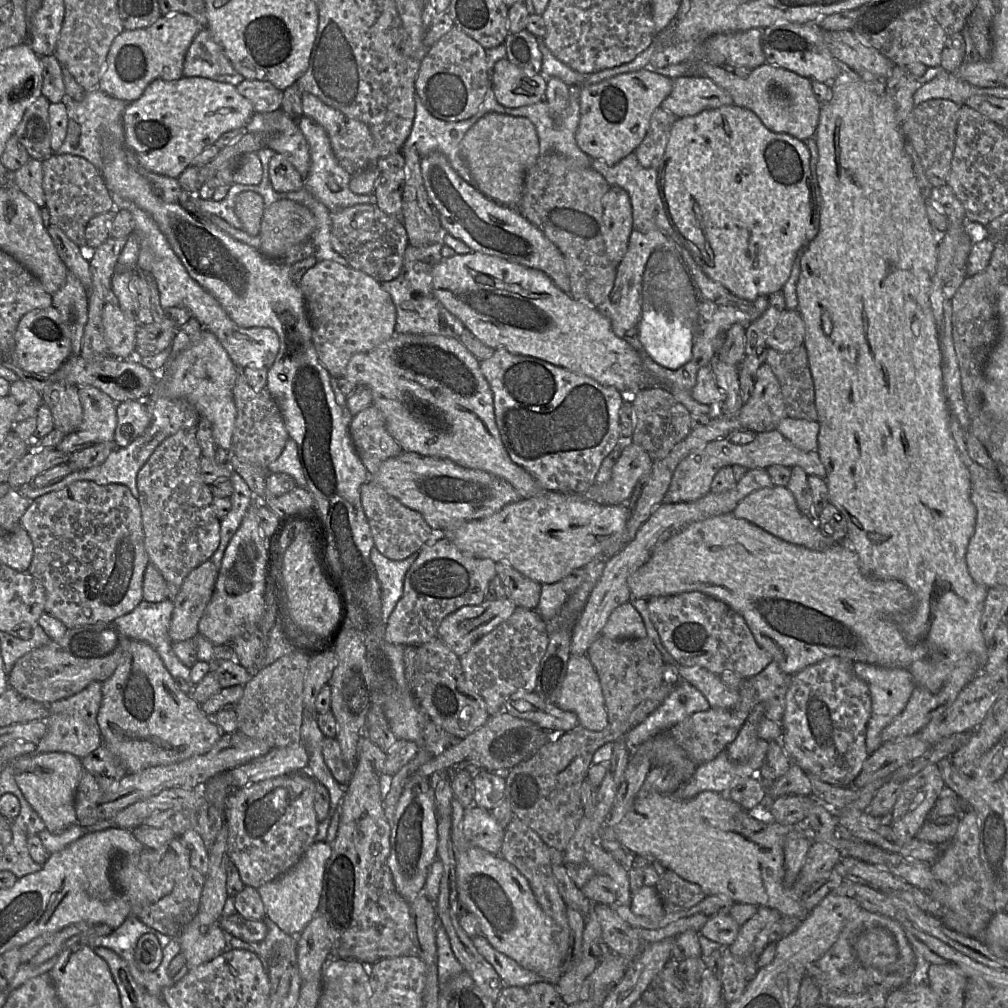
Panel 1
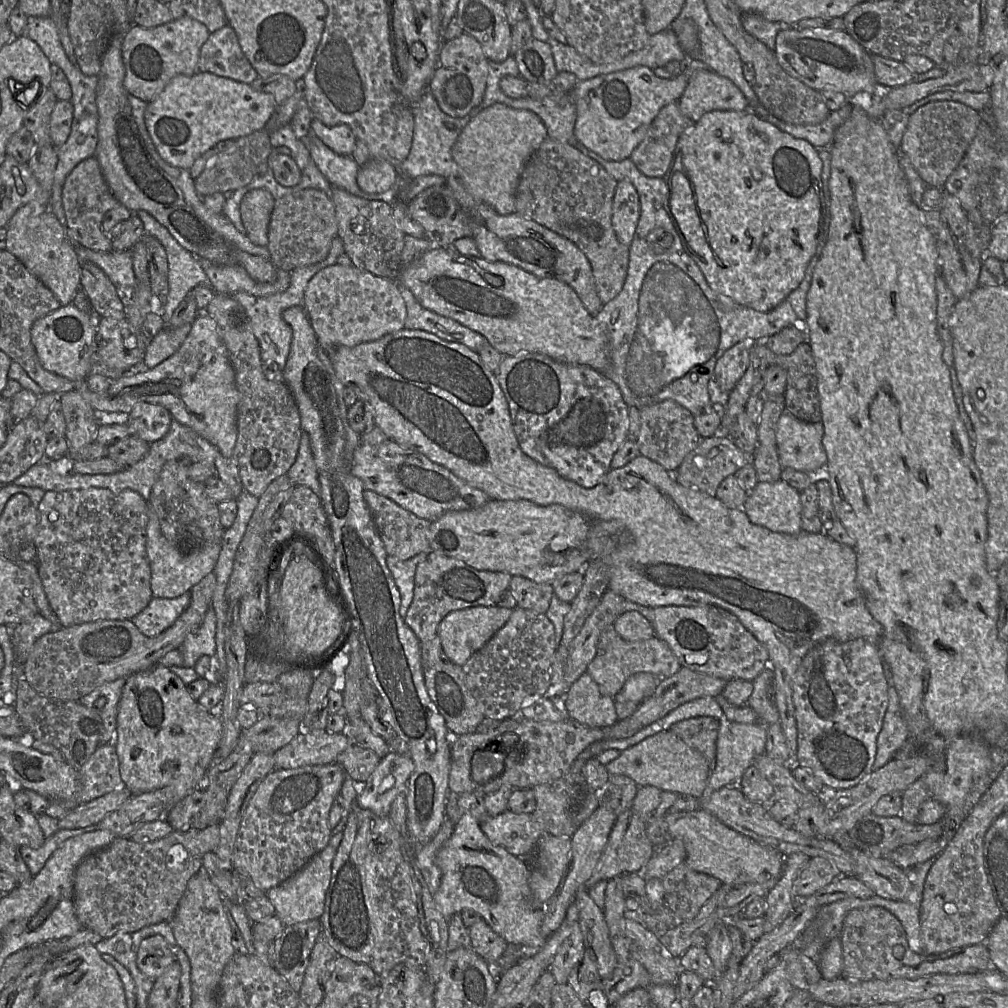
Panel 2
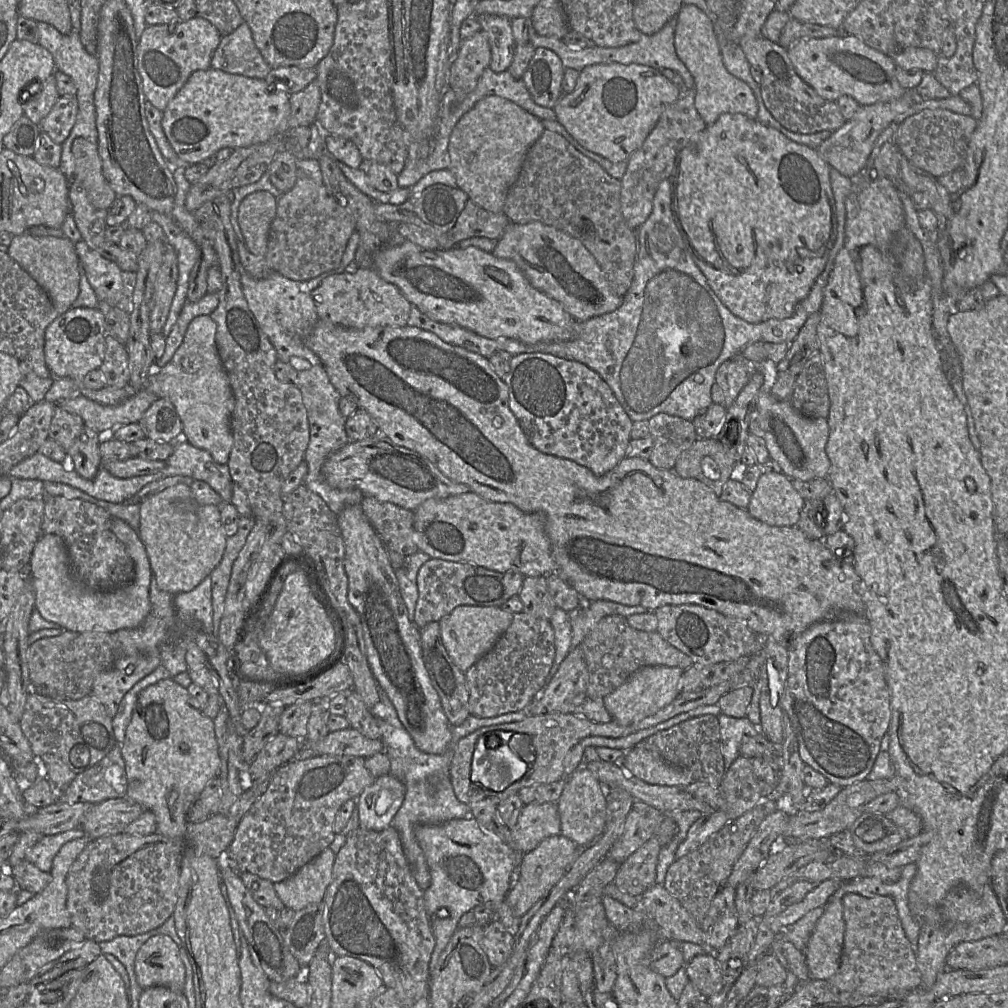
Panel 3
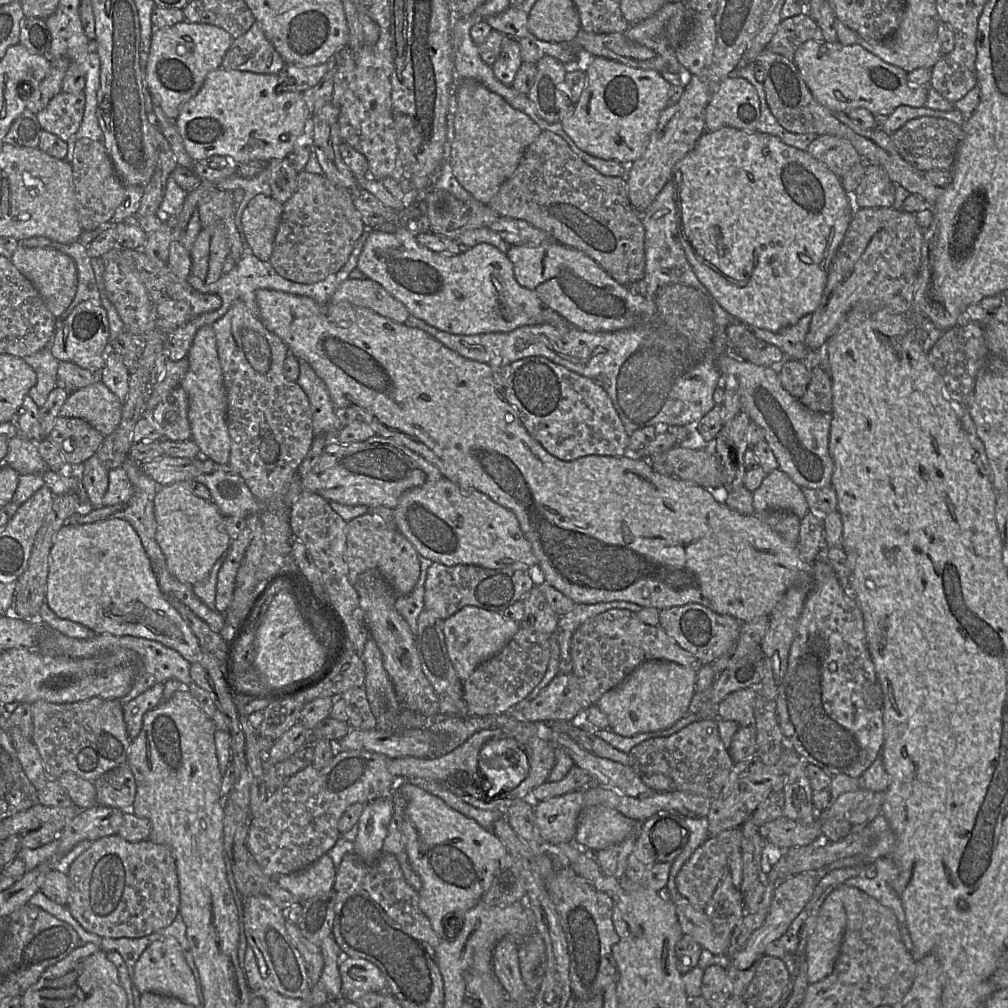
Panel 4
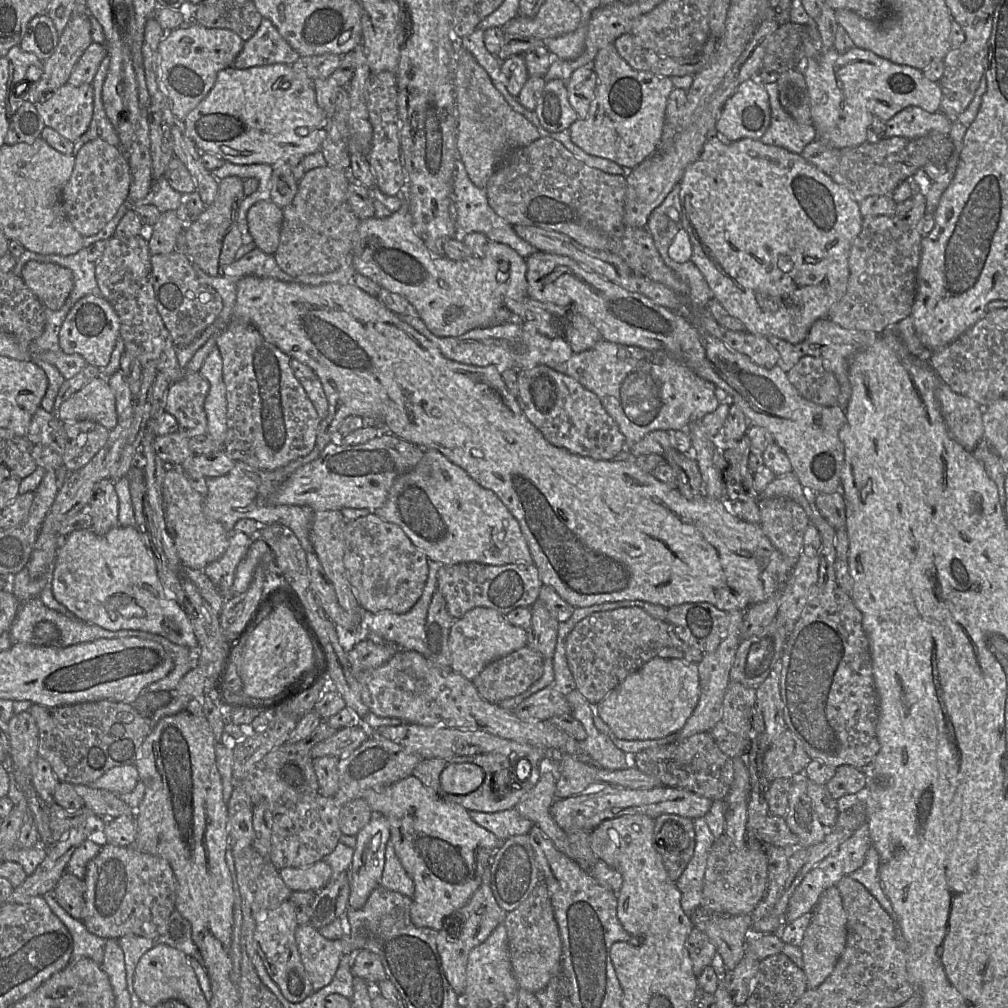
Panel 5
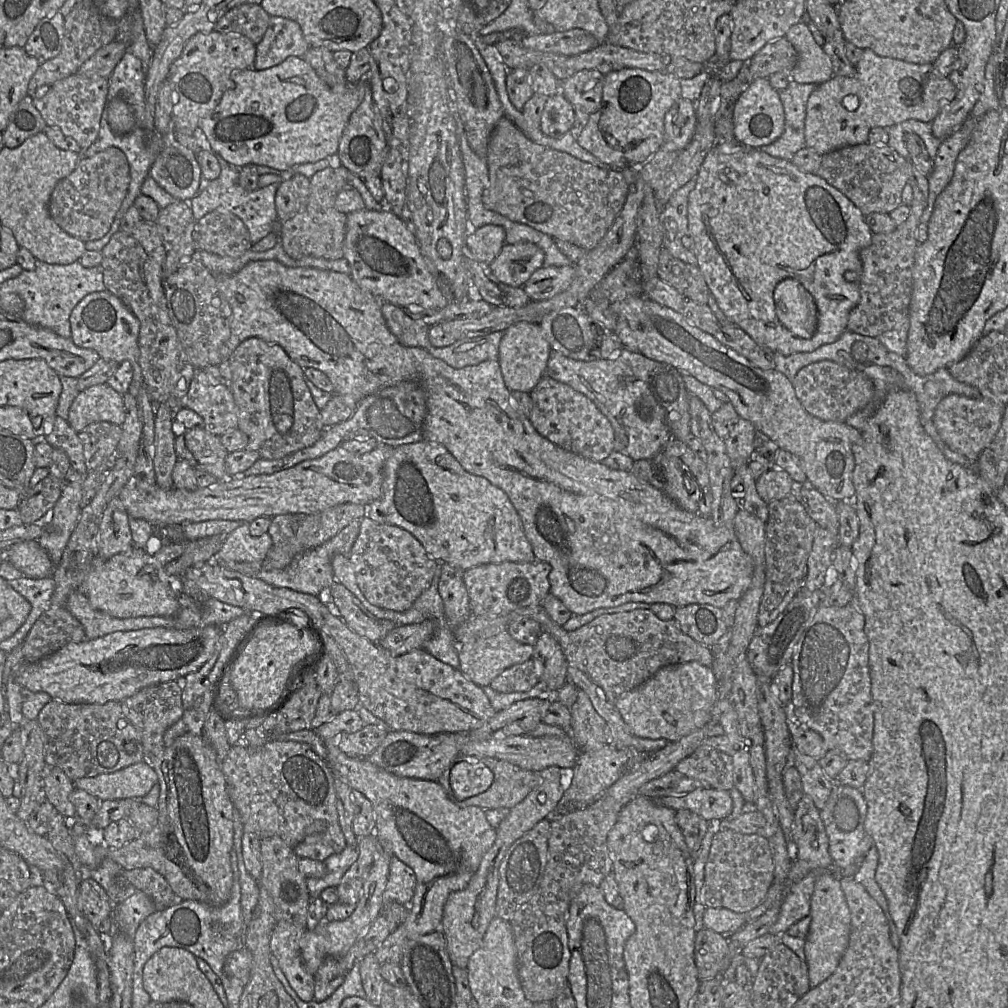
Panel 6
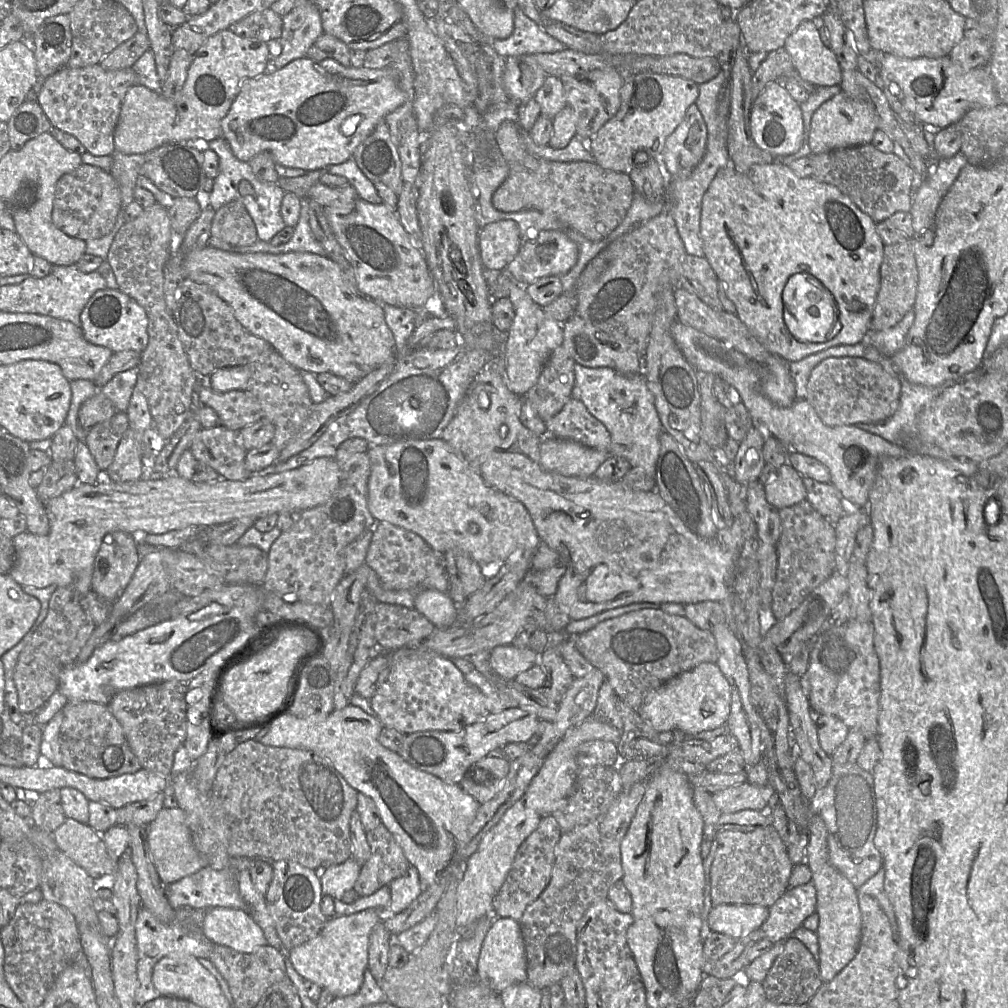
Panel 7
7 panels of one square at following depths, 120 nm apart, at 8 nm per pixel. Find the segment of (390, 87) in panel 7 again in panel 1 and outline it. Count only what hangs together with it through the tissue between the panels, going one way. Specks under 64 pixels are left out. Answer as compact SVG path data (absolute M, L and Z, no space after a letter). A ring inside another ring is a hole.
M183 77L172 81L156 79L147 86L139 99L129 103L124 110L125 144L136 153L140 164L146 170L179 178L207 146L216 143L228 131L245 128L254 114L251 101L230 83L205 77Z

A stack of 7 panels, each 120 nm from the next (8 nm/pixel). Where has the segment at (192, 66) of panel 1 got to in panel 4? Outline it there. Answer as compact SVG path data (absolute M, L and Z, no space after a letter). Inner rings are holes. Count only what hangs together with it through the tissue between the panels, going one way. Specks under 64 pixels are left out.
M255 23L244 35L234 39L220 68L277 74L284 65L281 55L267 40L260 25Z

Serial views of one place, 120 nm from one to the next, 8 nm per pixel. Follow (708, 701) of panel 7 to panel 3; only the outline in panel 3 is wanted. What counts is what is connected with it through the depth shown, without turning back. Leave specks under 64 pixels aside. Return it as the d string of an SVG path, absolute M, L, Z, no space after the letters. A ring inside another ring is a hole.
M644 666L632 673L611 694L603 698L605 708L612 719L621 725L629 725L655 714L669 705L679 694L679 680L684 670L669 666Z

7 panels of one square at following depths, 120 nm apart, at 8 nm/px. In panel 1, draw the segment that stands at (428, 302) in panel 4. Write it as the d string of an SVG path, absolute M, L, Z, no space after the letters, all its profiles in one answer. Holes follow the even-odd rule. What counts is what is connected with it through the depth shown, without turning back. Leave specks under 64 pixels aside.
M472 251L464 255L455 254L448 259L442 258L432 270L432 288L436 299L490 348L535 357L588 376L604 386L616 388L623 399L624 395L634 395L648 387L648 376L640 355L613 332L610 321L597 307L563 292L541 271Z

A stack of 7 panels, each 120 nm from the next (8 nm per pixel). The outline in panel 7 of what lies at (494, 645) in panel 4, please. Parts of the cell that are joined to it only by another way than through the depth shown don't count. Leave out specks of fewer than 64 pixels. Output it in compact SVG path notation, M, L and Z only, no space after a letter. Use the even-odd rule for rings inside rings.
M514 644L501 645L489 652L490 665L505 679L514 679L518 674L538 664L538 654L527 648L518 648Z

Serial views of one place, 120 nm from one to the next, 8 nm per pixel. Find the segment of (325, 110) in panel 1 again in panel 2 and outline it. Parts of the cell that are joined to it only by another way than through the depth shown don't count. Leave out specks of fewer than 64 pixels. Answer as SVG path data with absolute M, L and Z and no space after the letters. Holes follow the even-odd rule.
M314 118L311 122L311 130L313 134L335 153L351 156L357 138L348 125L326 126L320 120Z

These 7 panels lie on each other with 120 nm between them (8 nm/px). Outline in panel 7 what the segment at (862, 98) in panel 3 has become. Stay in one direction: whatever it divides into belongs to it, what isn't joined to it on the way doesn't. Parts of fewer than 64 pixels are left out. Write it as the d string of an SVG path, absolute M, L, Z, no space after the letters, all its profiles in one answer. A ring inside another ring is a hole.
M883 53L878 76L882 82L889 86L889 90L890 82L897 83L903 95L903 107L922 123L927 124L926 126L945 128L960 121L971 109L992 108L1002 104L996 94L988 65L965 69L953 62L948 55L939 58L902 58L890 53ZM839 92L822 103L813 113L807 145L811 153L818 154L844 147L869 144L876 130L877 116L873 107Z

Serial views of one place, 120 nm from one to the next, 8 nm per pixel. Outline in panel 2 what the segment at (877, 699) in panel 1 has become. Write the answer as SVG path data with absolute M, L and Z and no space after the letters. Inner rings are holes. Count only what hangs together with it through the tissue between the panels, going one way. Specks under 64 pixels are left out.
M883 662L884 674L888 683L889 704L877 737L877 752L872 770L878 770L891 761L909 739L907 723L903 717L900 699L894 686L892 673Z

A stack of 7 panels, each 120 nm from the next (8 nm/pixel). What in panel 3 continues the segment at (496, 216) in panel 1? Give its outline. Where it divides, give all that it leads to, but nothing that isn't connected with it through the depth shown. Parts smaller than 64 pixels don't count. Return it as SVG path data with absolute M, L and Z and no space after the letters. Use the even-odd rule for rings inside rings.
M541 222L510 223L496 241L492 254L513 260L528 282L537 290L559 302L576 321L613 312L623 297L615 294L594 256L580 240Z

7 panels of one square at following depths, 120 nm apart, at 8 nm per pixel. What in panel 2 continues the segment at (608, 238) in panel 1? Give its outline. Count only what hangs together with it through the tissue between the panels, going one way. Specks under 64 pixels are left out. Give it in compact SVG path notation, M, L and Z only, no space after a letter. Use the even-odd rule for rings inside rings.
M627 180L618 182L613 198L612 227L616 233L618 240L628 247L630 247L632 240L634 238L639 217L640 217L640 200L636 188L631 182Z

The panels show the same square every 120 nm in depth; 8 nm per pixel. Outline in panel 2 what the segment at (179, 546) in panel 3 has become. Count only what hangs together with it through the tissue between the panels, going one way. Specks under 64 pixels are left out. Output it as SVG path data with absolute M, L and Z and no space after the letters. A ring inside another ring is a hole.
M148 505L146 551L150 565L150 587L154 598L177 598L189 592L206 575L214 571L222 543L214 542L191 552L184 552L163 535L157 514Z

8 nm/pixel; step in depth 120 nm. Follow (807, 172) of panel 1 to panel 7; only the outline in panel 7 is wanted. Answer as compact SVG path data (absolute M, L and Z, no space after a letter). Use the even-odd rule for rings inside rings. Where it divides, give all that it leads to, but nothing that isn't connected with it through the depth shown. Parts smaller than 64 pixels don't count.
M775 158L770 164L753 165L745 173L736 171L730 164L716 174L702 198L700 235L704 257L716 273L719 283L724 285L727 297L735 305L735 314L771 355L795 362L831 347L853 345L868 338L880 288L880 266L885 244L877 232L876 222L836 186L818 181L812 176L801 178L781 159Z

